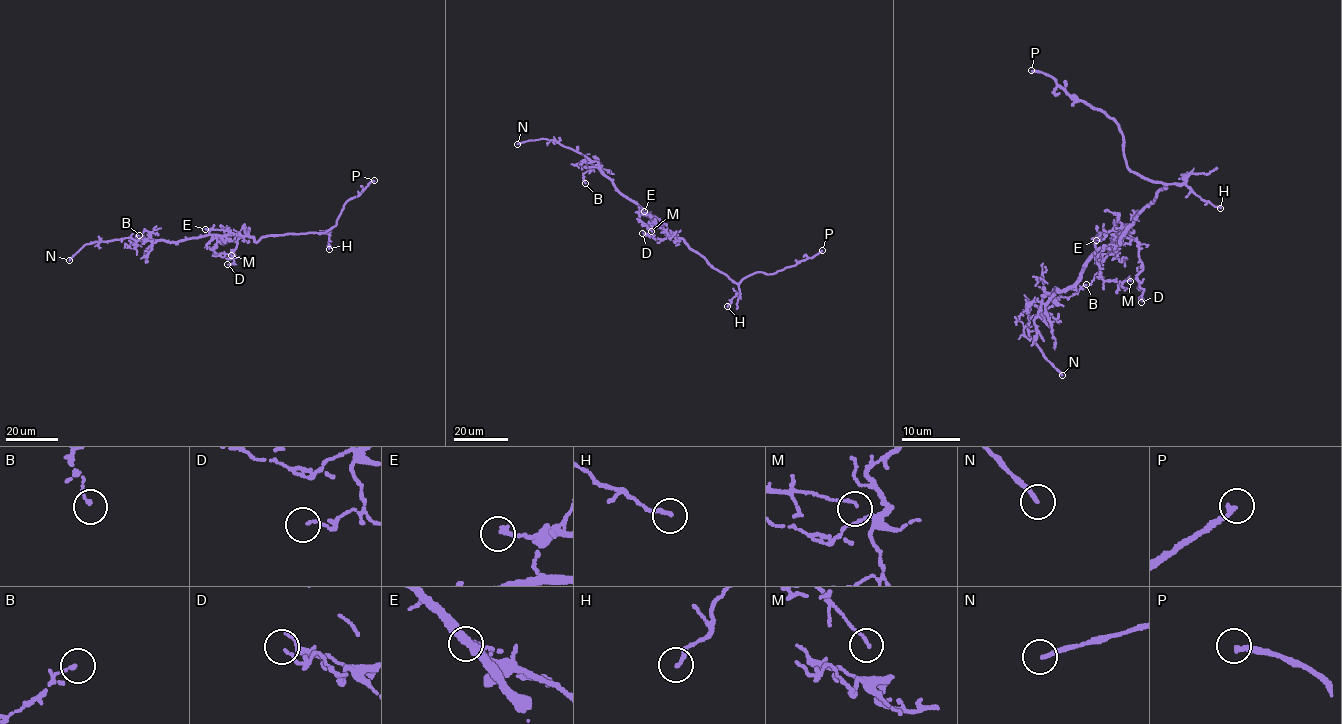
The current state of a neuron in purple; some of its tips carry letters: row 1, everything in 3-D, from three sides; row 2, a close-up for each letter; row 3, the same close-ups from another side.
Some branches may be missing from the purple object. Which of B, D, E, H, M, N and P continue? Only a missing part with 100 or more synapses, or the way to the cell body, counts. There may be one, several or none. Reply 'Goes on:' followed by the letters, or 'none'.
Goes on: N

